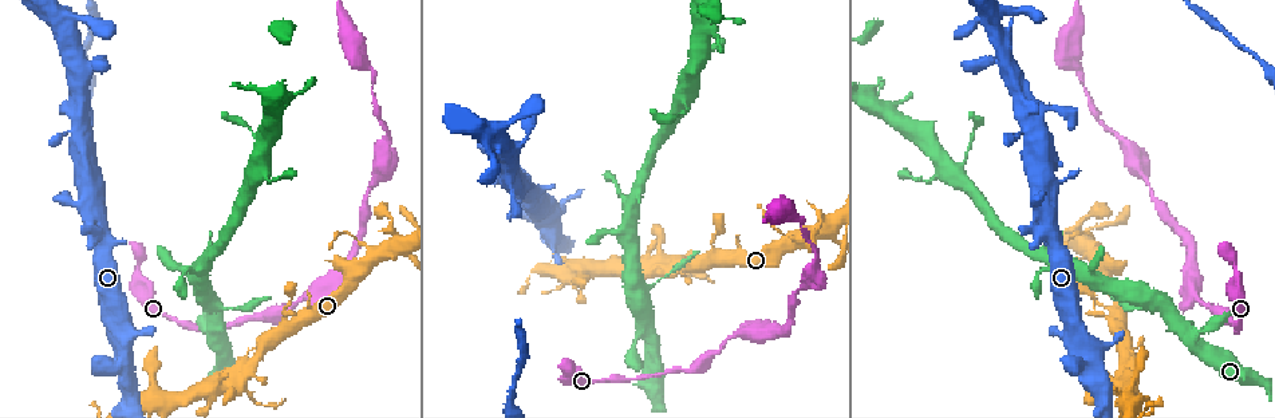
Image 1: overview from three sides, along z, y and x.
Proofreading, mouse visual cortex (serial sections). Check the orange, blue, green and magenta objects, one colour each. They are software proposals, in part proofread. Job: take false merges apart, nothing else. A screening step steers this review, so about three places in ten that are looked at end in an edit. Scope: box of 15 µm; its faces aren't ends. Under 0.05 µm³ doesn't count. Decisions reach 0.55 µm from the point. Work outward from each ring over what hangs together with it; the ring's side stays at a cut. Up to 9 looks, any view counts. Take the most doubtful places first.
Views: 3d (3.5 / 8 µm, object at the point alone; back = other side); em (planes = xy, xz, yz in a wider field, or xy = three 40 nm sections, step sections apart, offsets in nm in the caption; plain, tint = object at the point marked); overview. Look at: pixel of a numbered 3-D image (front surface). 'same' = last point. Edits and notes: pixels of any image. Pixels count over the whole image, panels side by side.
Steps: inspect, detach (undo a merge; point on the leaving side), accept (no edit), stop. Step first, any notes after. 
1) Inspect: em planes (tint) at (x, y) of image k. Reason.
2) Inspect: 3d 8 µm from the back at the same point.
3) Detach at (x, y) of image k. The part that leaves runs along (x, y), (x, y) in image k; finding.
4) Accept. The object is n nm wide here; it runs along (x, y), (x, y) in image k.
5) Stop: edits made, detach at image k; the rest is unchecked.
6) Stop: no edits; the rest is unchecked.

Inspect: em xy step 3 (tint) at (283, 309) of image 1. Thin neck.

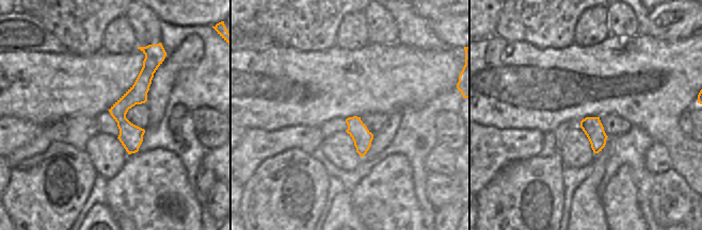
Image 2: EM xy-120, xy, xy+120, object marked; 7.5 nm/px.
Inspect: 3d 3.5 µm at the same point.

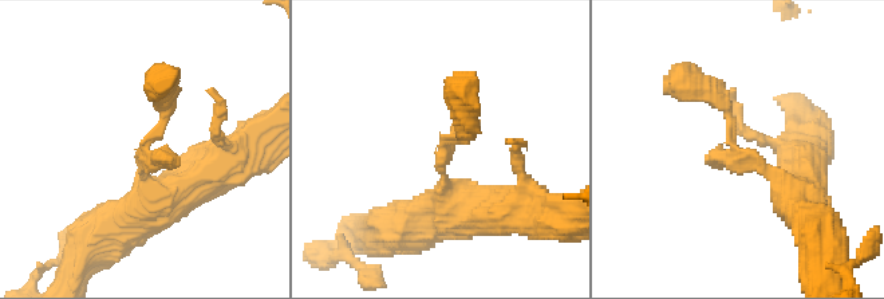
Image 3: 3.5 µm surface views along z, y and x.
Accept. The object is 150 nm wide here; it runs along (157, 200), (141, 158), (165, 118), (161, 81) in image 3; all the same cell.

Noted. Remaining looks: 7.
Inspect: 3d 3.5 µm at (802, 285) of image 1. Sudden change in width.

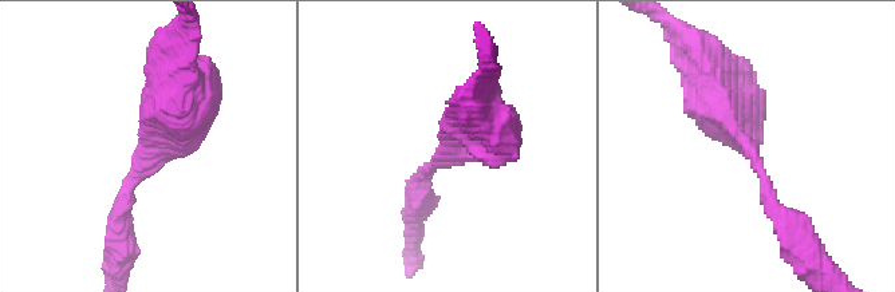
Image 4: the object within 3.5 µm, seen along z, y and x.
Inspect: em xy step 3 (tint) at (750, 154) of image 4. Need the tissue.

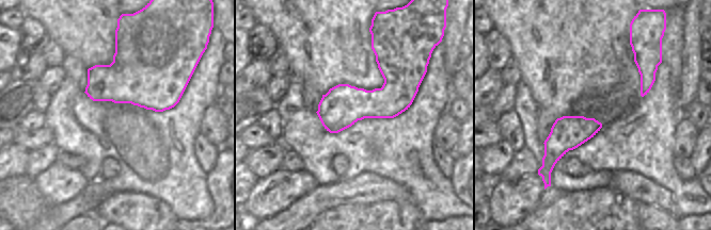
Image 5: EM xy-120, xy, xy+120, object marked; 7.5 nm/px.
Accept. It runs along (788, 227), (710, 82) in image 4; one cell here.

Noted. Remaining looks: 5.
Inspect: 3d 3.5 µm at (1148, 306) of image 1.

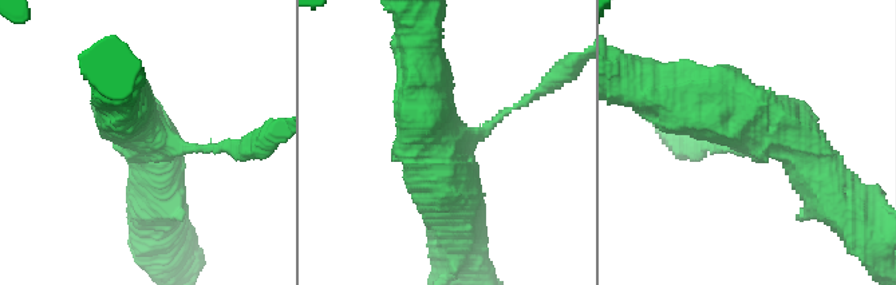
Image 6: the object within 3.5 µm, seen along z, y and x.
Inspect: em xy step 3 (tint) at (159, 140) of image 6. Need the tissue.

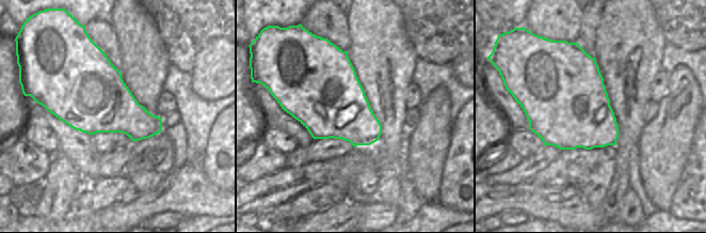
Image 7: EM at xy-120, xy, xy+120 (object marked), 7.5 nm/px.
Accept. 3 arms meet here; the arms are 100, 500, 600 nm wide; it runs along (821, 175), (726, 84), (691, 88) in image 6; all the same cell.

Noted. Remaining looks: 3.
Inspect: 3d 3.5 µm at (1016, 138) of image 1. A narrow waist.

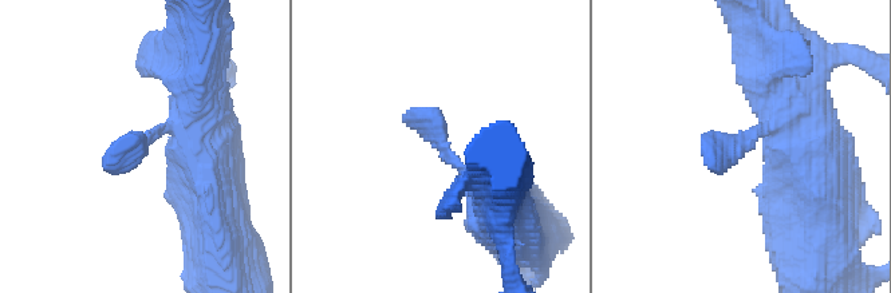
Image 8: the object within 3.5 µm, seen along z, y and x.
Inspect: em planes (tint) at (740, 140) of image 8. Shape alone is not enough.

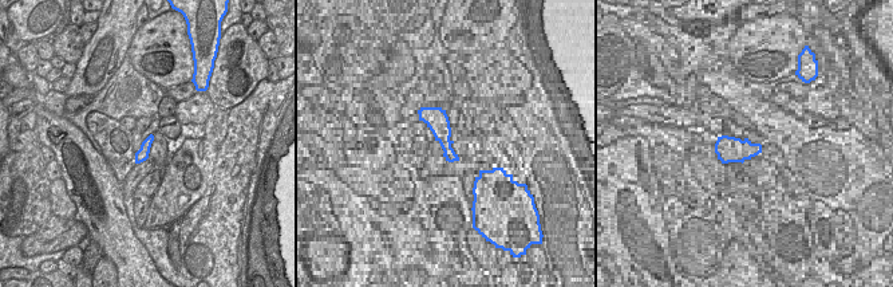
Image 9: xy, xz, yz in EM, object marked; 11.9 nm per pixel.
Inspect: em xy step 3 (tint) at the same point. Cut it another way.

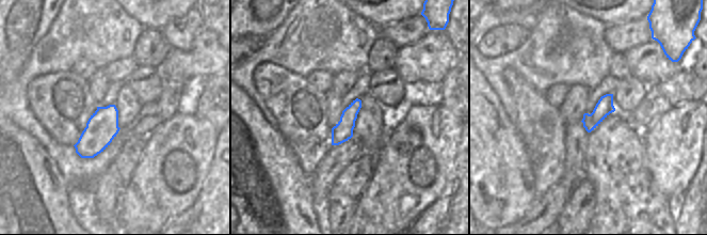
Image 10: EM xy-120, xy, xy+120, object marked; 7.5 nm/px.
Accept. The object is 150 nm wide here; it runs along (503, 208), (441, 135), (403, 118) in image 8; continuous, no second cell.

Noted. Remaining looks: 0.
Stop: no edits; the rest is unchecked.

